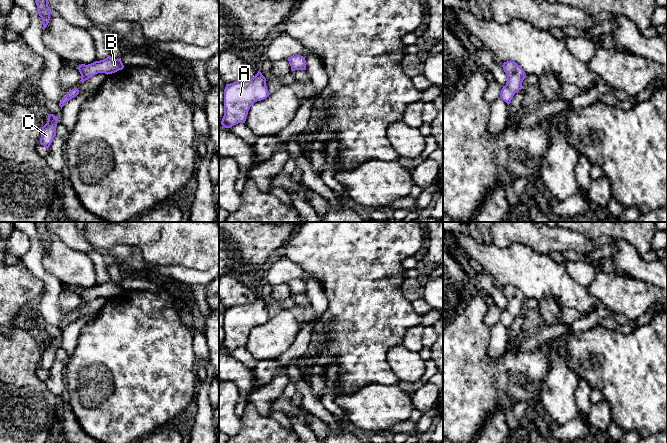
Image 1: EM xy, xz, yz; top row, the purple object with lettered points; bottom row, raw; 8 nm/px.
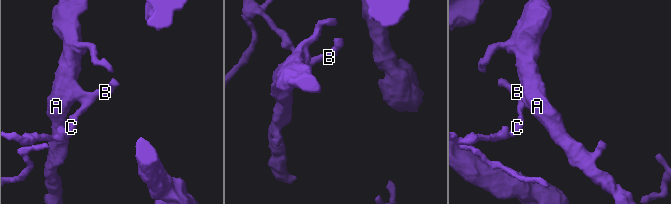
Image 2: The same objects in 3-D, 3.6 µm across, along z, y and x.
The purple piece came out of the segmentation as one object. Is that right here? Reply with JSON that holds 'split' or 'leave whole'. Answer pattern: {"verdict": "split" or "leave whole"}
{"verdict": "split"}

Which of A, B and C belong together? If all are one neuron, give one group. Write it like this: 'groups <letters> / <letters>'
groups A B / C

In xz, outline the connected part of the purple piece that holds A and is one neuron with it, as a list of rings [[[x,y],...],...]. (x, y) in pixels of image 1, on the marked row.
[[[260,70],[251,79],[237,80],[226,84],[224,89],[224,116],[221,124],[230,128],[245,123],[250,107],[269,96],[266,78]]]

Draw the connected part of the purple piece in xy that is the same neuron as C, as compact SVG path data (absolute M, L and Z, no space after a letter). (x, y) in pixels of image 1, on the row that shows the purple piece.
M48 114L48 121L42 127L42 134L40 138L40 144L45 148L49 148L54 137L56 136L56 127L58 123L58 117L53 114Z

